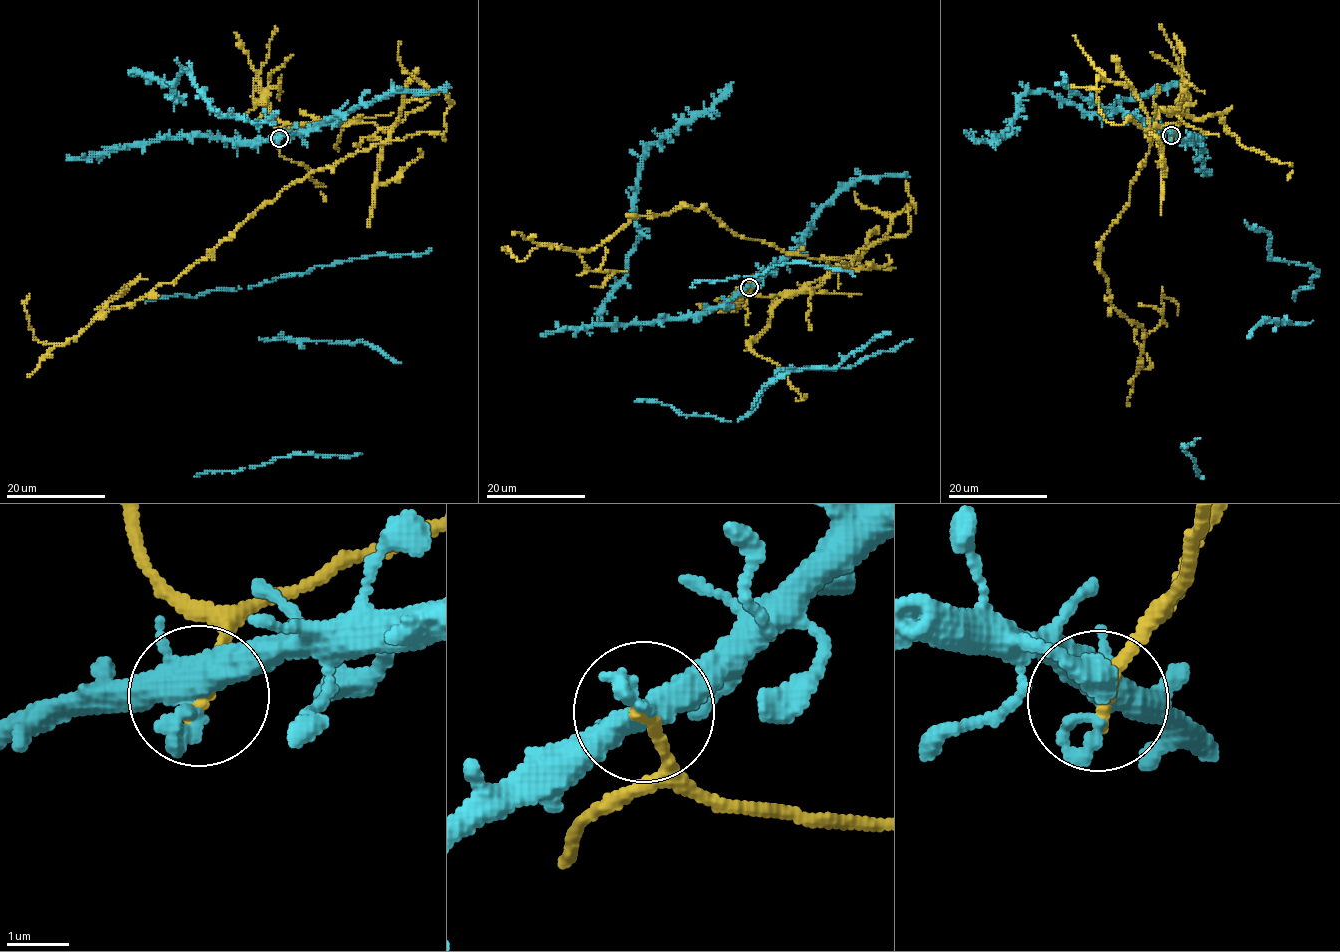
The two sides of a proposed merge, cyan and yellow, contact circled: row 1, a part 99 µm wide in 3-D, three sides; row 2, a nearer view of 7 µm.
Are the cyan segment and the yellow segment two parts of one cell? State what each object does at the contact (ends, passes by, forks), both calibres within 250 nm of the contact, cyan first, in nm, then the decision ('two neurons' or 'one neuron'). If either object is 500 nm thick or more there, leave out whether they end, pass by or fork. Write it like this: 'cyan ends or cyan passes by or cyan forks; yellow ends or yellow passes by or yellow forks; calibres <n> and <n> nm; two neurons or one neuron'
cyan forks; yellow ends; calibres 400 and 220 nm; two neurons

